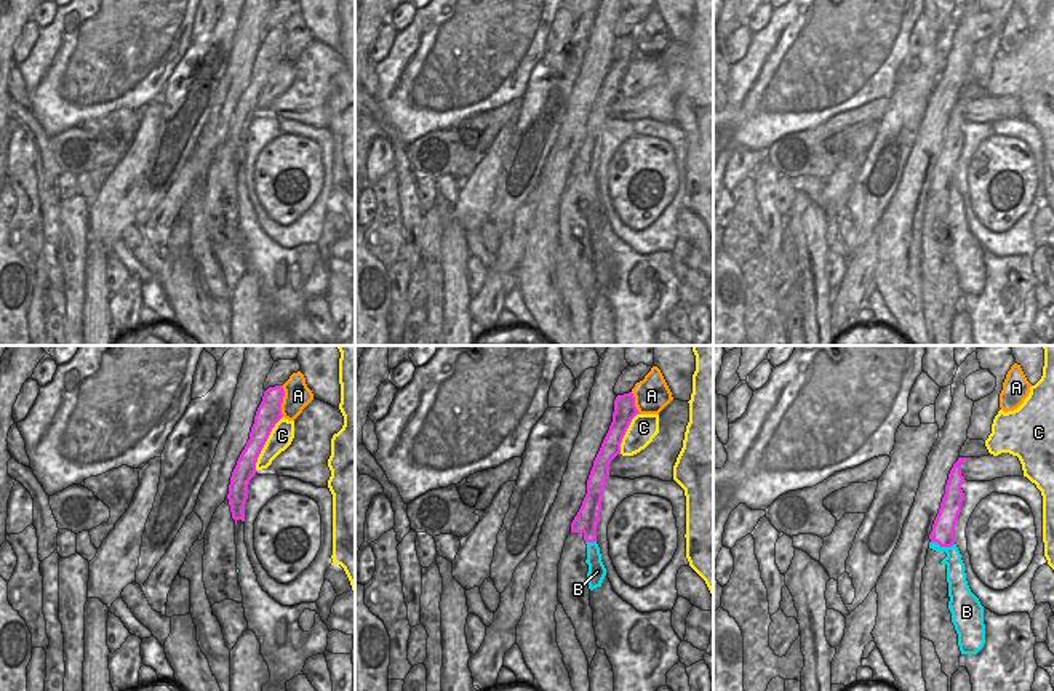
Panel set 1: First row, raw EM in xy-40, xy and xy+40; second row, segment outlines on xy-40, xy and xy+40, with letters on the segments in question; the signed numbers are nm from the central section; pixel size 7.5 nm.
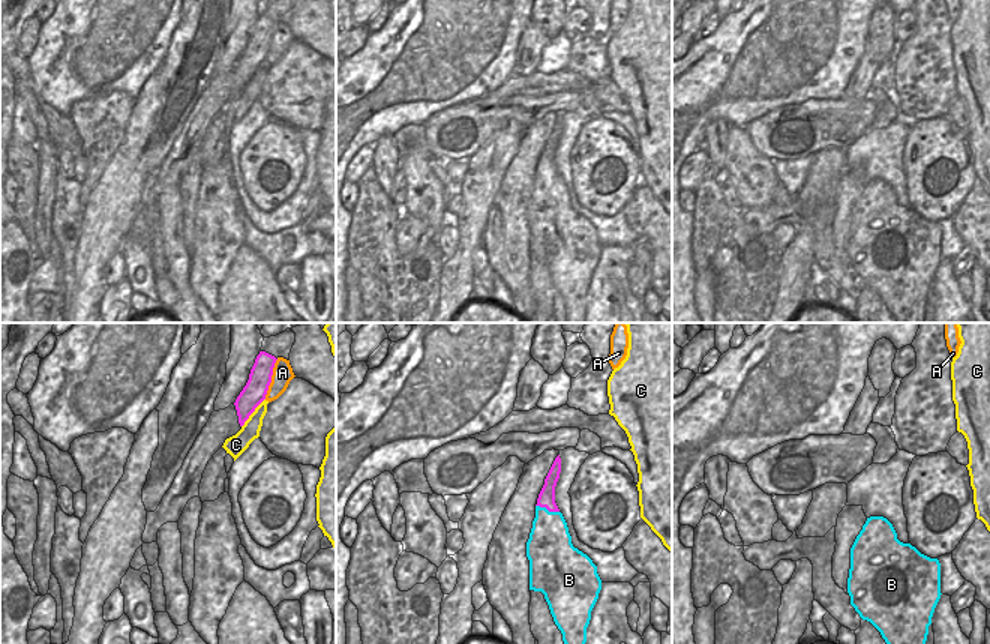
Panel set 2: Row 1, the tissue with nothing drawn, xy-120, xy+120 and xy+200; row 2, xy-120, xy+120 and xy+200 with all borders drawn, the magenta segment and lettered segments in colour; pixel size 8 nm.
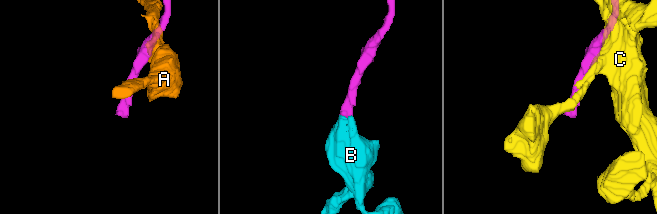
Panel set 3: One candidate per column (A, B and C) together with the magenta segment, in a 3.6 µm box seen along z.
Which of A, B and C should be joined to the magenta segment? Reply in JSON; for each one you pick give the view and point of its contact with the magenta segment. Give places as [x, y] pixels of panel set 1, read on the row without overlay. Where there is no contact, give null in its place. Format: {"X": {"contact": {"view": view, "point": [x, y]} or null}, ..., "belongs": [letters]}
{"belongs": []}

